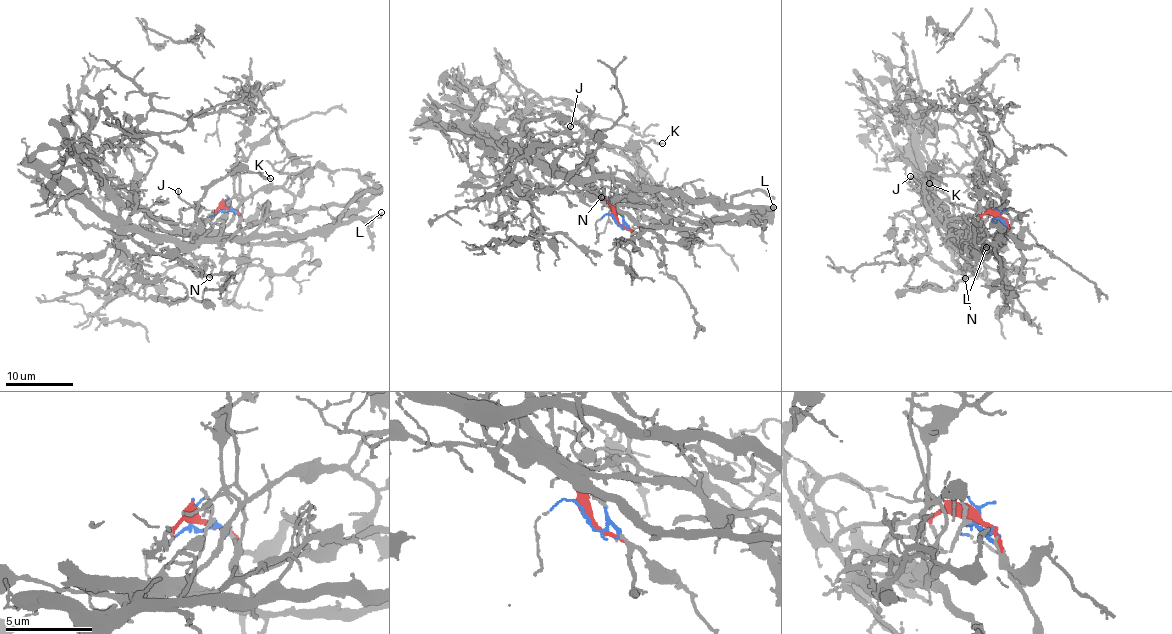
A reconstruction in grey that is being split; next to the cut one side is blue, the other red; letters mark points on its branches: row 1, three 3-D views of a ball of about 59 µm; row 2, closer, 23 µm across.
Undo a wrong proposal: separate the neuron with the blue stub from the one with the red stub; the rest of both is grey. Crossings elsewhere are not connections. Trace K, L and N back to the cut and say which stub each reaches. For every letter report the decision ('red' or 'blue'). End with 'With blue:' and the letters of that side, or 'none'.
K: red
L: red
N: red
With blue: none

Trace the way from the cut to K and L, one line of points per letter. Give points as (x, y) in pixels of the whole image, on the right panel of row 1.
K: (1000, 214), (954, 218), (940, 225), (925, 202), (924, 185), (932, 178), (932, 170), (927, 174), (929, 184)
L: (1000, 214), (969, 217), (954, 238), (966, 251), (974, 253), (974, 257), (985, 249), (985, 252), (986, 247)

